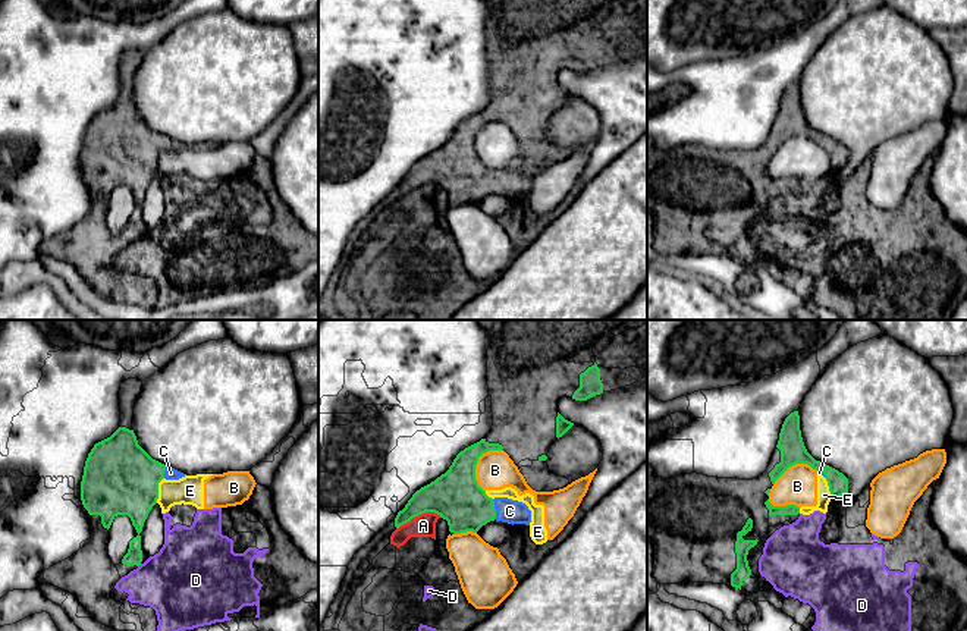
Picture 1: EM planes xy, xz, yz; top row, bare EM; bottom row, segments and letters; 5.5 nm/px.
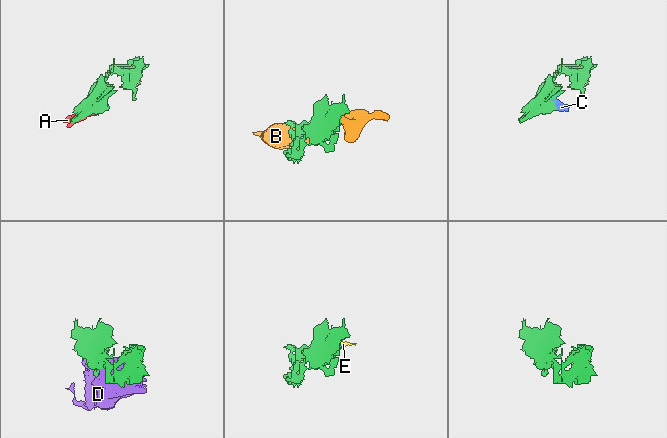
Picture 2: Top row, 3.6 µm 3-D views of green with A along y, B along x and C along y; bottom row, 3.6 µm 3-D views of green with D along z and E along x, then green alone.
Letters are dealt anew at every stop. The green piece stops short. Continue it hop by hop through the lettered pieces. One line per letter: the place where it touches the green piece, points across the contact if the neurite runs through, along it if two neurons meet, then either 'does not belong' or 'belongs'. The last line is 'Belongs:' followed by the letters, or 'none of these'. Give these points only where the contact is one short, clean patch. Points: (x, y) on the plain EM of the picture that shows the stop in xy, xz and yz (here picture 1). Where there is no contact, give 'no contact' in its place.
A: meets green in xz at (418, 185); does not belong
B: meets green in xz at (476, 135); does not belong
C: meets green in xz at (495, 181); runs through xz (455, 168), (467, 179), (495, 181), (509, 182); belongs
D: no contact; does not belong
E: meets green in xy at (157, 162); border along xy (163, 148), (159, 154), (159, 169), (156, 173); does not belong
Belongs: C

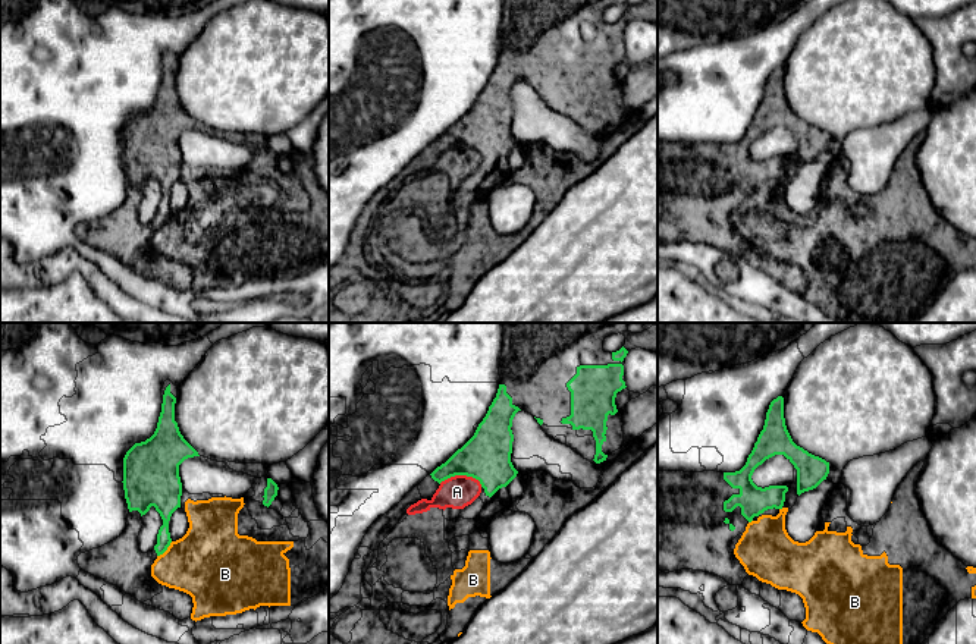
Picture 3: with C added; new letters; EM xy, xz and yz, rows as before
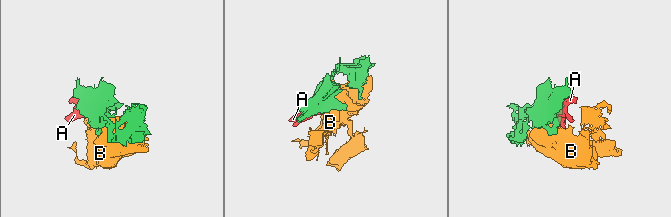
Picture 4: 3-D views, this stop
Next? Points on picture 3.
A: meets green in xz at (461, 145); does not belong
B: meets green in xy at (165, 222); border along xy (172, 213), (157, 228); does not belong
Belongs: none of these

